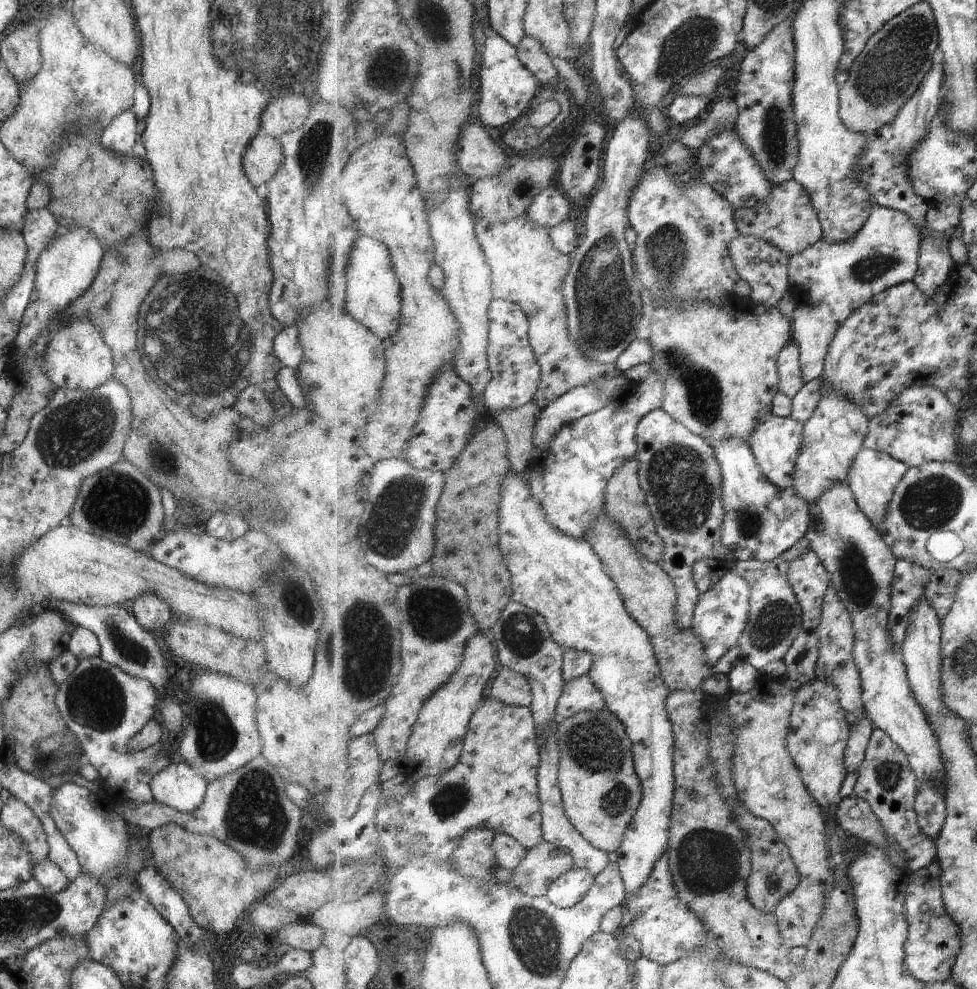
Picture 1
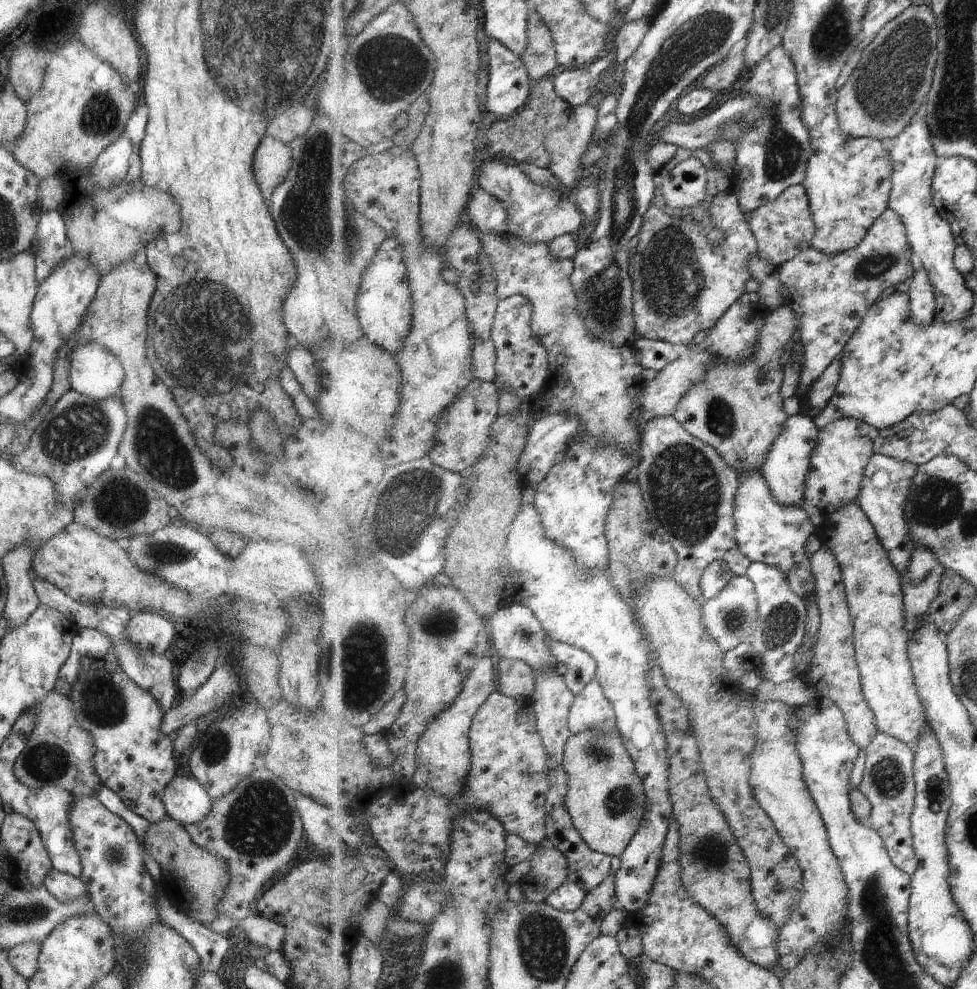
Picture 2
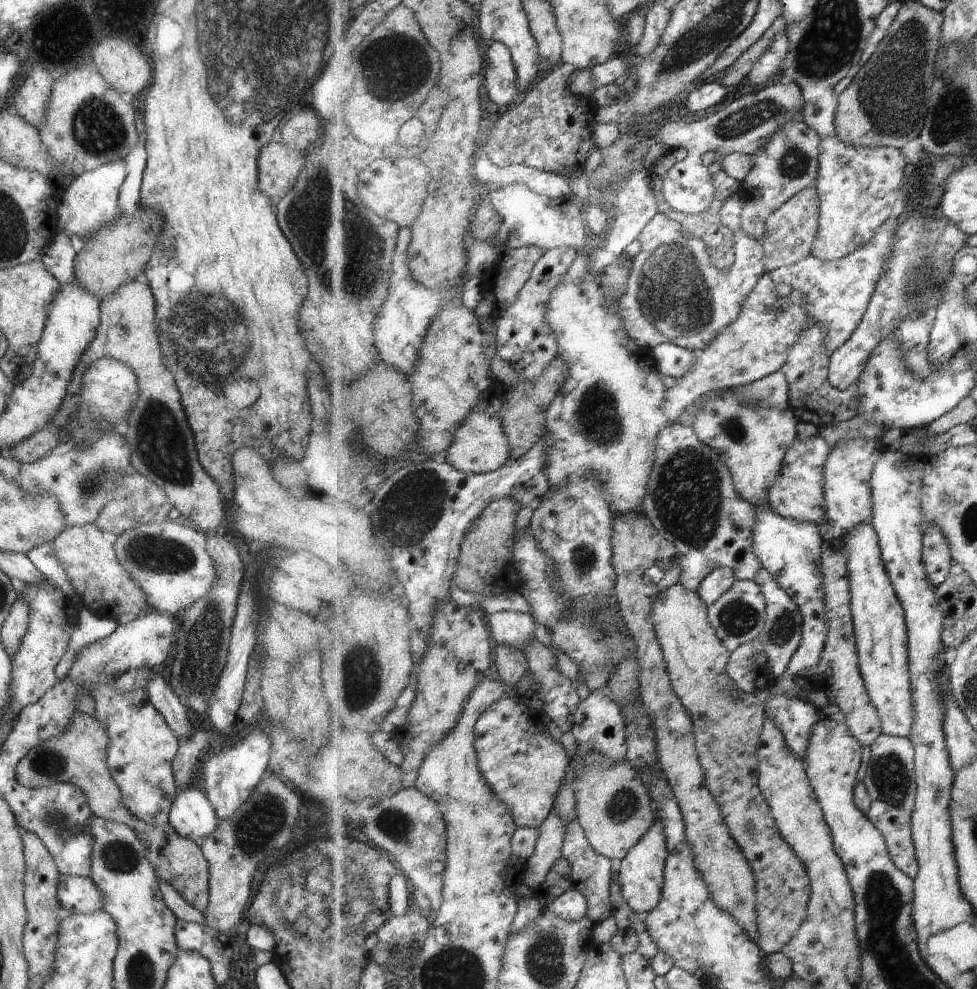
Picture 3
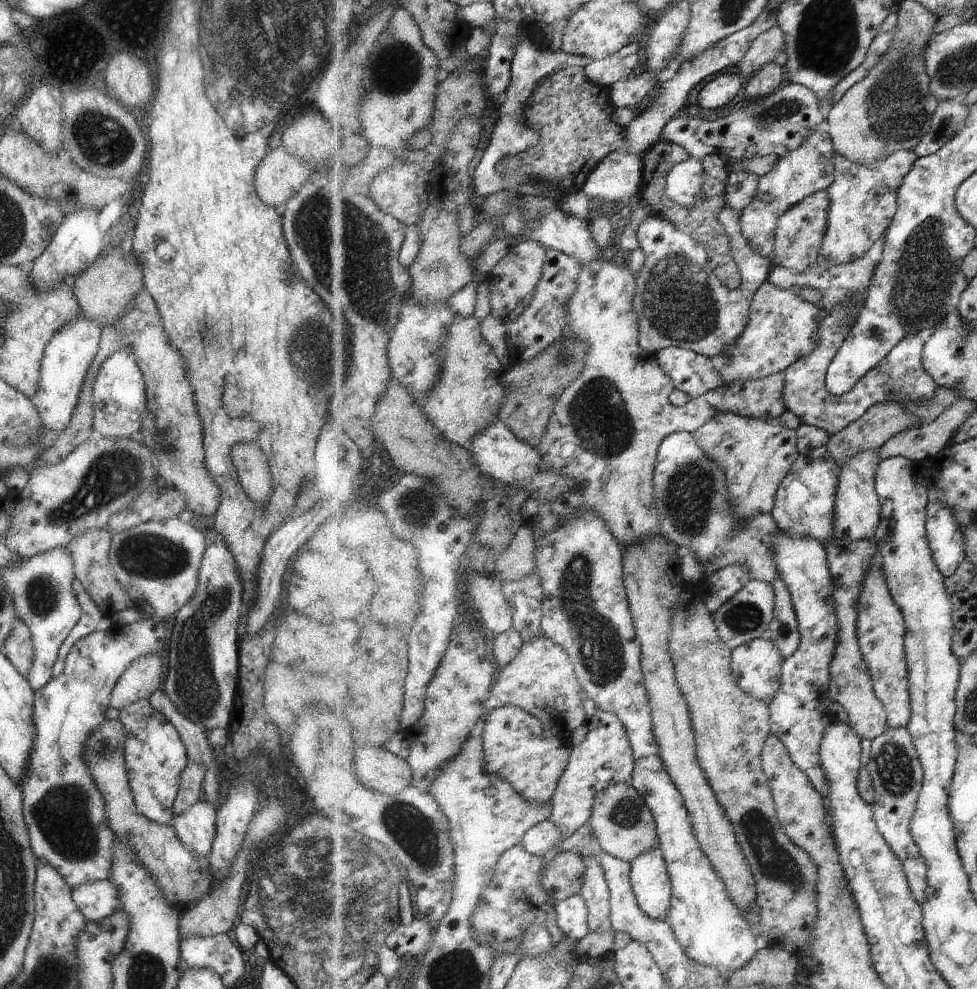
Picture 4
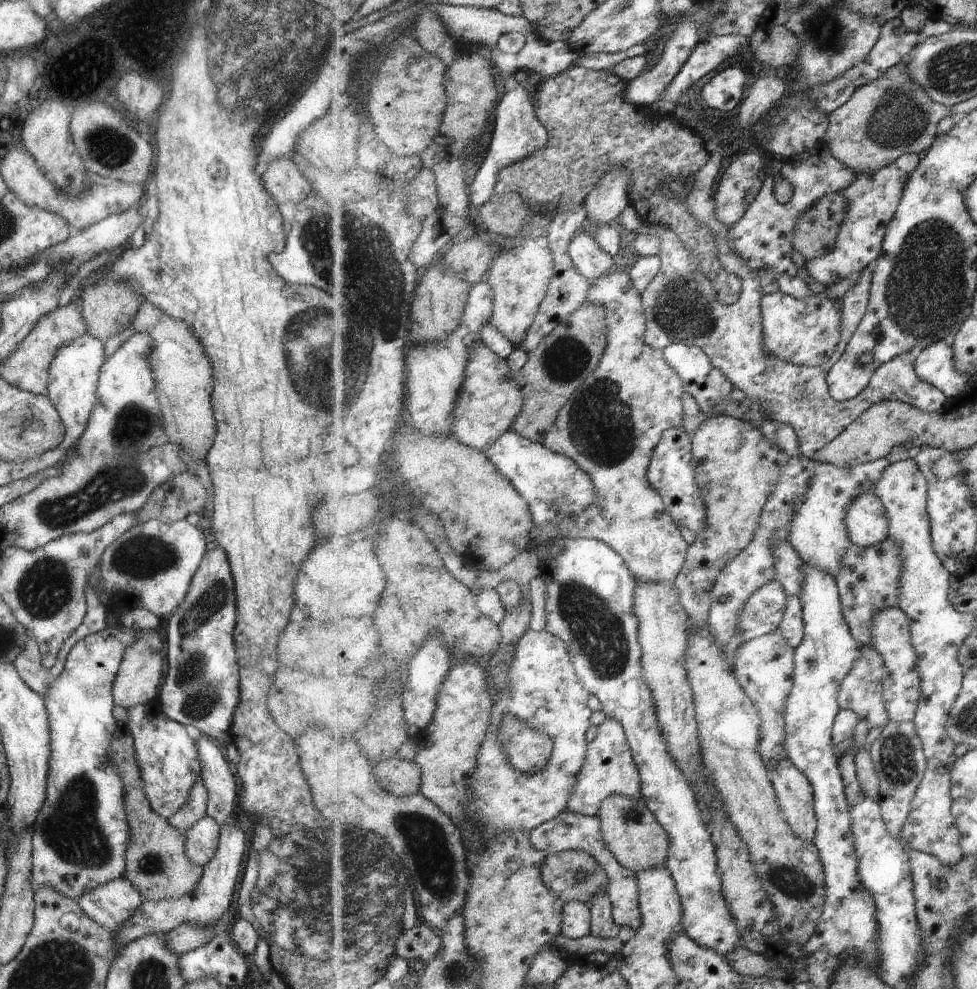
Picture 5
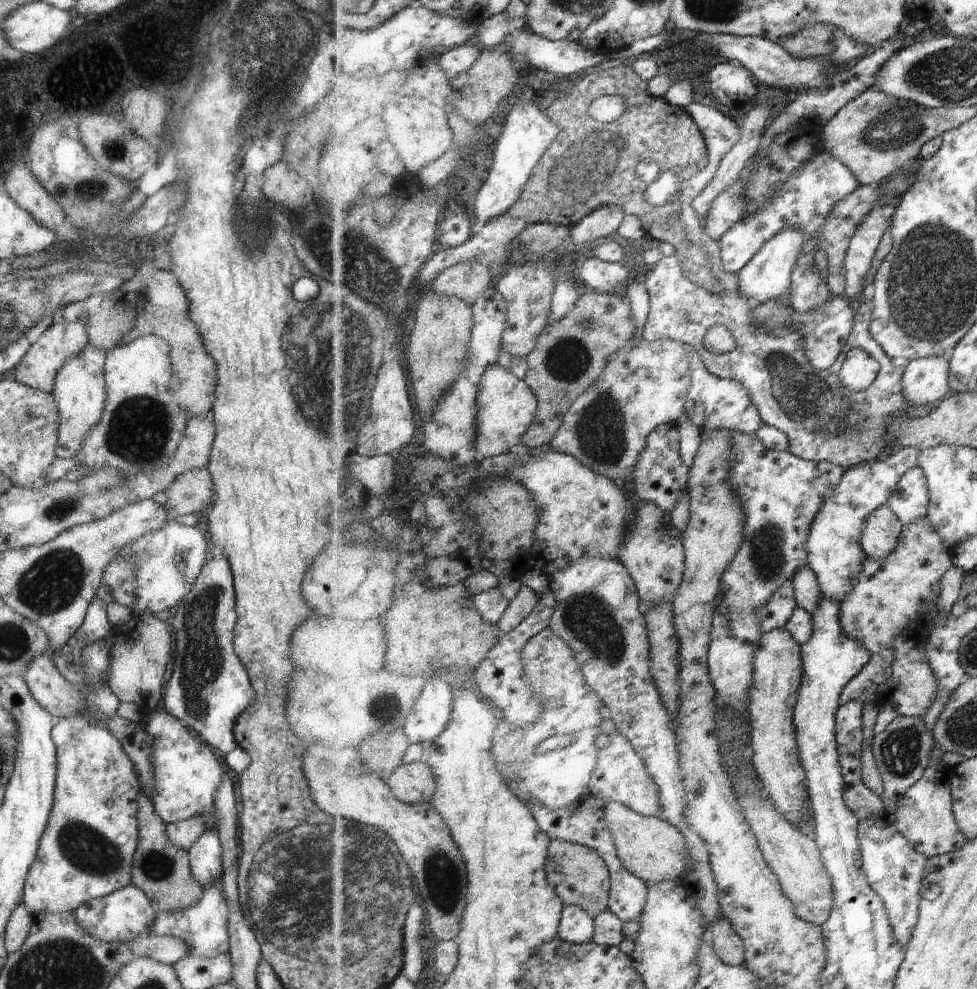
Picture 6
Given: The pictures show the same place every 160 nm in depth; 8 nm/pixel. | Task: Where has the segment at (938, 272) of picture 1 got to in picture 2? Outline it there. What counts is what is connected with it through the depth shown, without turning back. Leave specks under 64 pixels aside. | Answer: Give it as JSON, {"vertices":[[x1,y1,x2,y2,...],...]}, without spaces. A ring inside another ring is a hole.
{"vertices":[[918,267,912,279,897,286,897,291,910,295,911,314,919,325,930,325,935,320,934,284,928,272]]}

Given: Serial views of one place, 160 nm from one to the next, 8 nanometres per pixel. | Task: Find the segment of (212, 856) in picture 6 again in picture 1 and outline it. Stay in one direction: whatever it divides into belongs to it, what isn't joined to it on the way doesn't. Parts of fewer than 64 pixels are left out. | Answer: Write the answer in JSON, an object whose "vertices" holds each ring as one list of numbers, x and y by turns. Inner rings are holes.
{"vertices":[[185,762,169,763,151,778,150,791,155,801,182,813,201,804,206,782]]}

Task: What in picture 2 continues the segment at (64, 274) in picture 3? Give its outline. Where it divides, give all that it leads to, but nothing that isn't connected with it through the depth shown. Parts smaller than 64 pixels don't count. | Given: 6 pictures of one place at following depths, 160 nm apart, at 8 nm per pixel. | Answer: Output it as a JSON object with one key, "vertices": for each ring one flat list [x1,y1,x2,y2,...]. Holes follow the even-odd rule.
{"vertices":[[43,210,28,250,34,255,34,277,40,283,70,255,66,224,55,210]]}

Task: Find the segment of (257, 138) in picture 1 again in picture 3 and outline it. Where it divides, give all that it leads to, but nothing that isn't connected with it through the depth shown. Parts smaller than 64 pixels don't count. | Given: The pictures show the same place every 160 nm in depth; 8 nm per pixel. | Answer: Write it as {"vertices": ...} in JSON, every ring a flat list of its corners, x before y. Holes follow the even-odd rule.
{"vertices":[[270,140,262,146,256,160,257,188,272,201,280,199,303,168,304,155,282,142]]}

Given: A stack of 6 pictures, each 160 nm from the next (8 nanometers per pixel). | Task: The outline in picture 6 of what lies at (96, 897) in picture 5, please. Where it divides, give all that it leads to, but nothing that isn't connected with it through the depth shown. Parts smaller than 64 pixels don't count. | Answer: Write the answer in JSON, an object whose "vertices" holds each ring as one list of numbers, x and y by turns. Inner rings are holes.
{"vertices":[[133,884,125,885,108,895,83,902,71,911,75,917,75,922,85,933,105,942,130,941,138,934,148,934,152,928,156,912,151,908,147,895,143,894]]}

